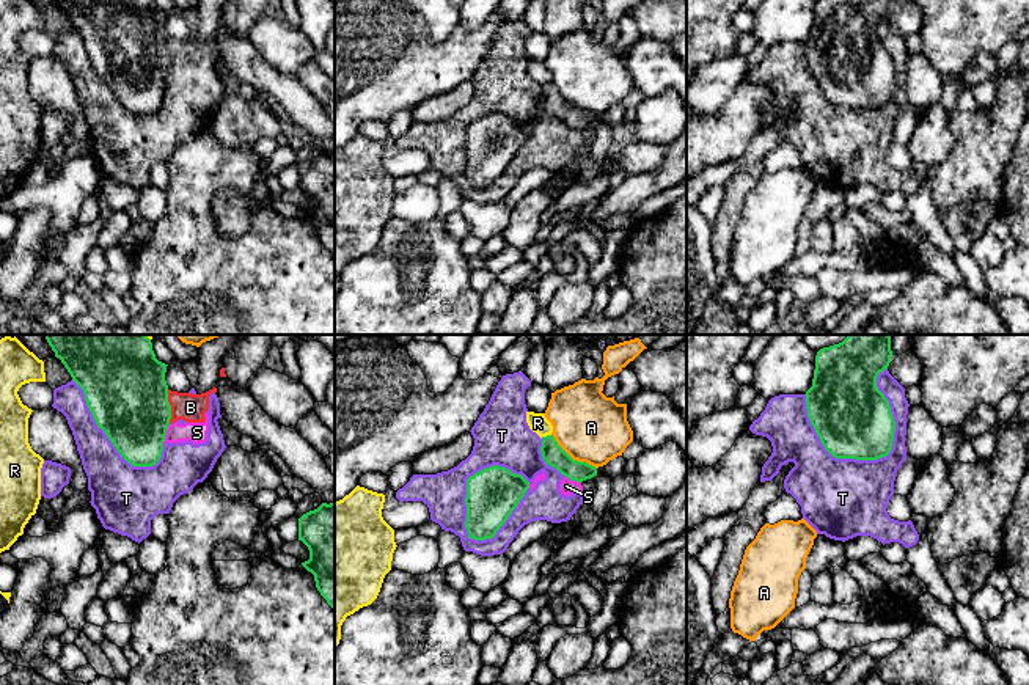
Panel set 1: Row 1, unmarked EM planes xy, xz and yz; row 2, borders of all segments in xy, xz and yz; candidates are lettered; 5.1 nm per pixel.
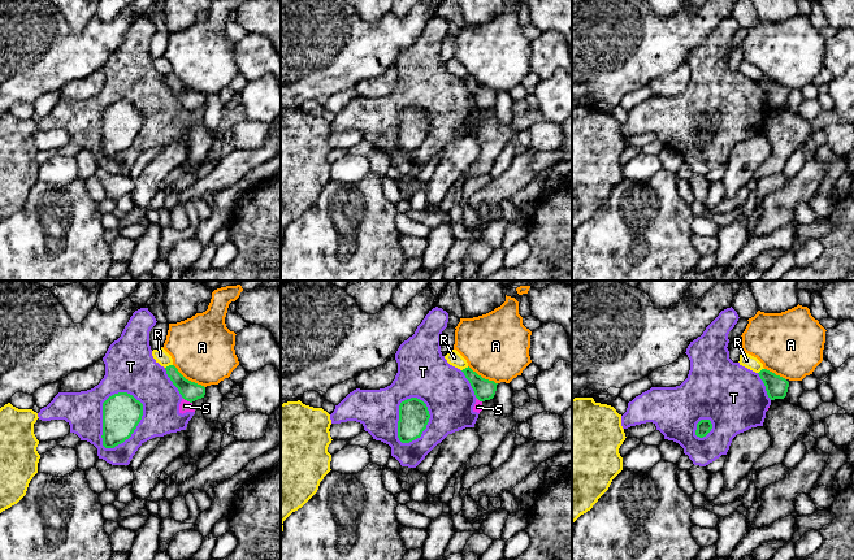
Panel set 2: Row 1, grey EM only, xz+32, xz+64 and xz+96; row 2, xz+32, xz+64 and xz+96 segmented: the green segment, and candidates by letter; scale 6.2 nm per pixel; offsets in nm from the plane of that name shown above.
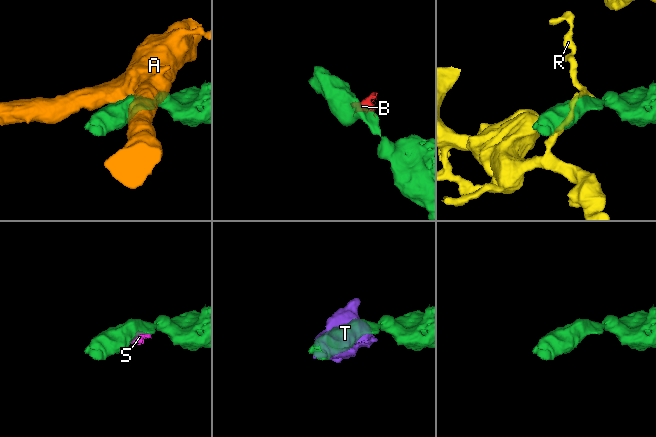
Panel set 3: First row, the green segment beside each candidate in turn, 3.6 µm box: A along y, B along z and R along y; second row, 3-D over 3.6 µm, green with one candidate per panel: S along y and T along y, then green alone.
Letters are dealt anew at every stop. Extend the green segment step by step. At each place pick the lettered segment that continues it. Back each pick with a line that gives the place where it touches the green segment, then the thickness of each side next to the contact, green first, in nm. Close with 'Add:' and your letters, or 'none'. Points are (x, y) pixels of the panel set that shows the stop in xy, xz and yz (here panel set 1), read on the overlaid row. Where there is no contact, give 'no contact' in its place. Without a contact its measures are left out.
Add: none

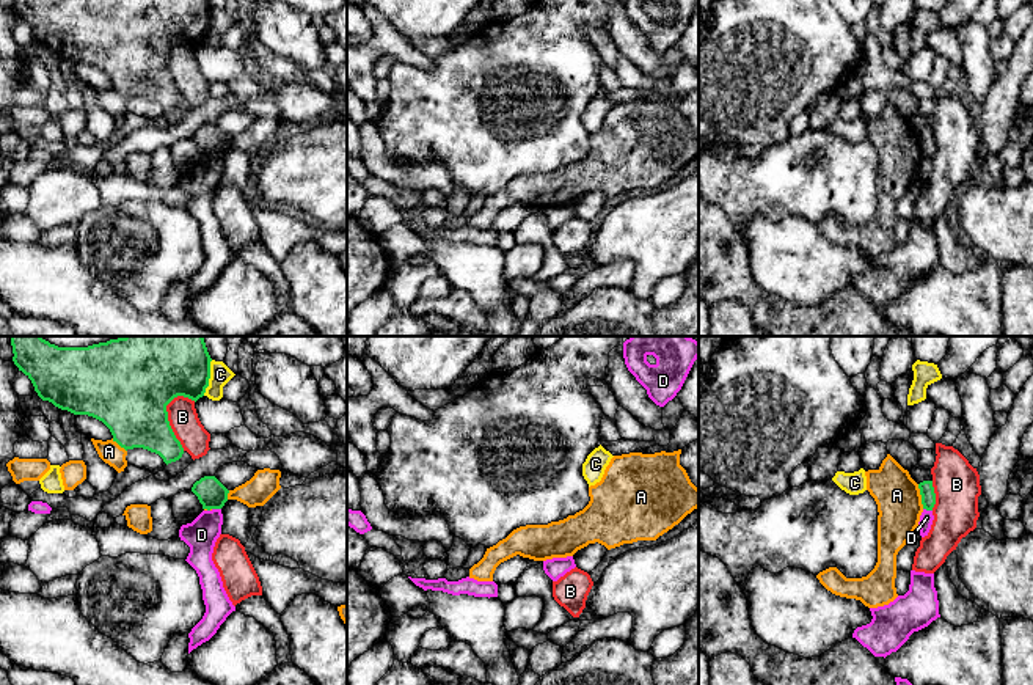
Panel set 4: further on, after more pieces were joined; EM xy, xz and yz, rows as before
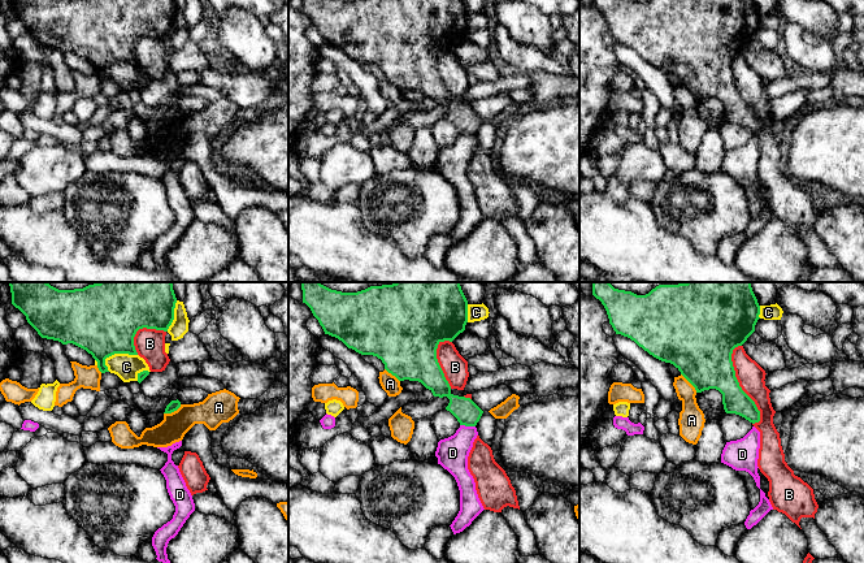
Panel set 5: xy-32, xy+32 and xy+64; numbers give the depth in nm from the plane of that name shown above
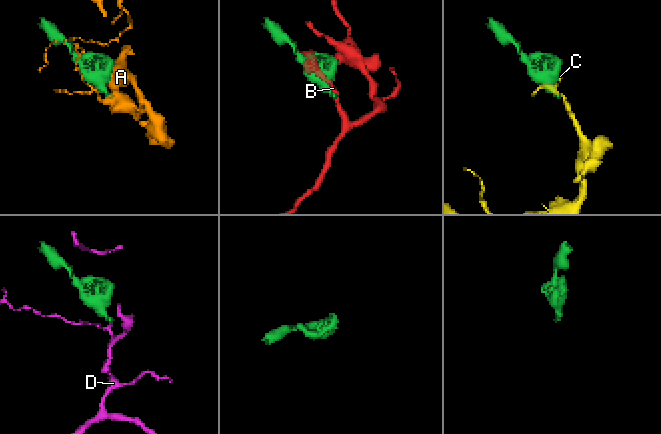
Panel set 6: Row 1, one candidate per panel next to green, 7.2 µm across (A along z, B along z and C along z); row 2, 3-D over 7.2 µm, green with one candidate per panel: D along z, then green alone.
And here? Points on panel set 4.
Add: none

